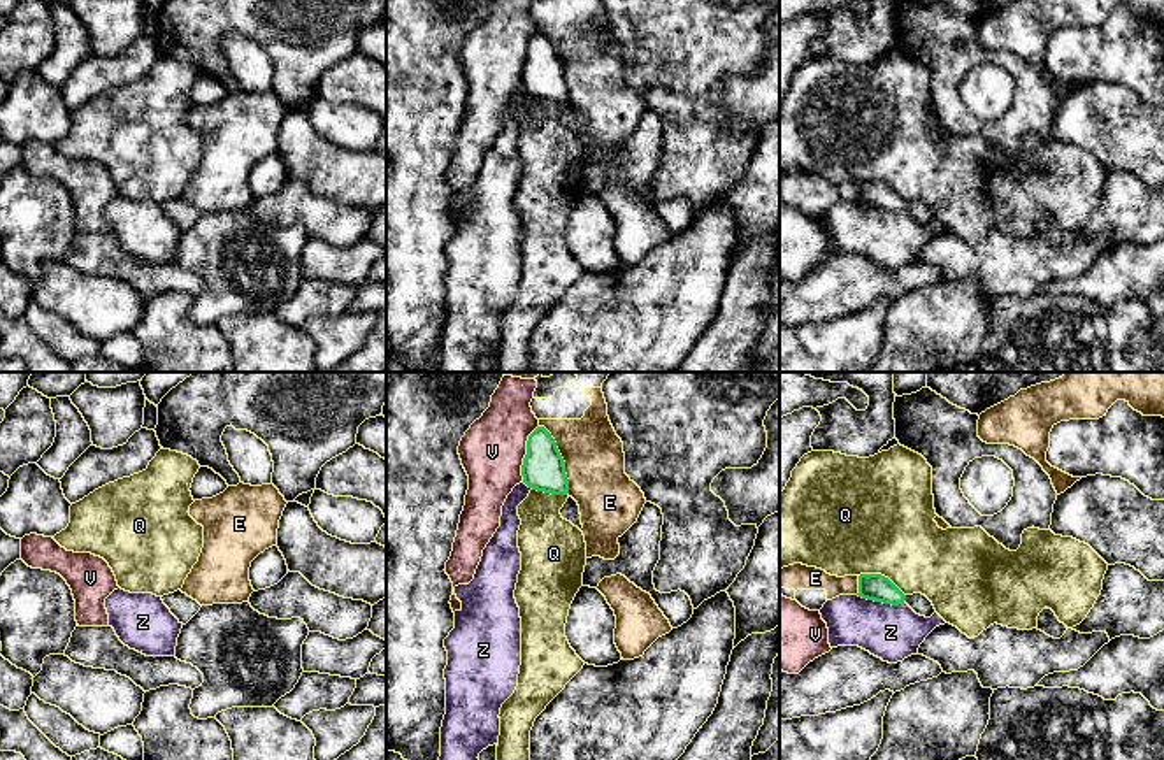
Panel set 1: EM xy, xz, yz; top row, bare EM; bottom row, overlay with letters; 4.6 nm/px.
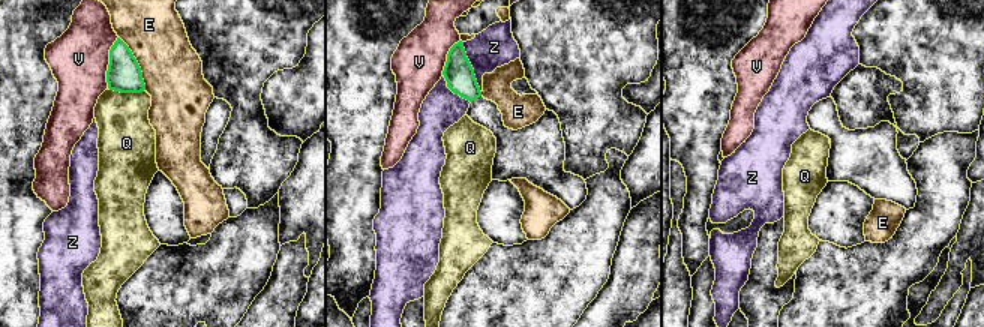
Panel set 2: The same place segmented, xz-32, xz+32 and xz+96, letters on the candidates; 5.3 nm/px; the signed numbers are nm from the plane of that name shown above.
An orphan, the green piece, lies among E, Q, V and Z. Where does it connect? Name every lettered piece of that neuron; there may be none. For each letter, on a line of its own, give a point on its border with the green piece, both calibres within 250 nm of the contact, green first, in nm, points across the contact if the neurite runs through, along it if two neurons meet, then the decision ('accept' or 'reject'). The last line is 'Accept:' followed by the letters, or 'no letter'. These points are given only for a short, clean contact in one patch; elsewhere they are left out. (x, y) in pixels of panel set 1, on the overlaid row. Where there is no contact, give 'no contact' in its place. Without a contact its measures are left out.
E: meets green in xz at (562, 458); 200 nm thick on the green side, 280 nm on the other; reject
Q: meets green in yz at (880, 574); 130 nm thick on the green side, 500 nm on the other; reject
V: meets green in xz at (527, 453); 200 nm thick on the green side, 300 nm on the other; reject
Z: meets green in yz at (882, 601); 130 nm thick on the green side, 260 nm on the other; reject
Accept: no letter

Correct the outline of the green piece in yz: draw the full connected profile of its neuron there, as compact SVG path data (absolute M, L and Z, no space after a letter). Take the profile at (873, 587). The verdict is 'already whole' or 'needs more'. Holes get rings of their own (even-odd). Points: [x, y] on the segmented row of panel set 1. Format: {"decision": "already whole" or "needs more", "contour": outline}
{"decision": "needs more", "contour": "M860 574L857 595L892 606L906 602L916 614L925 618L930 618L936 613L932 602L925 595L904 595L888 577L881 574Z"}

